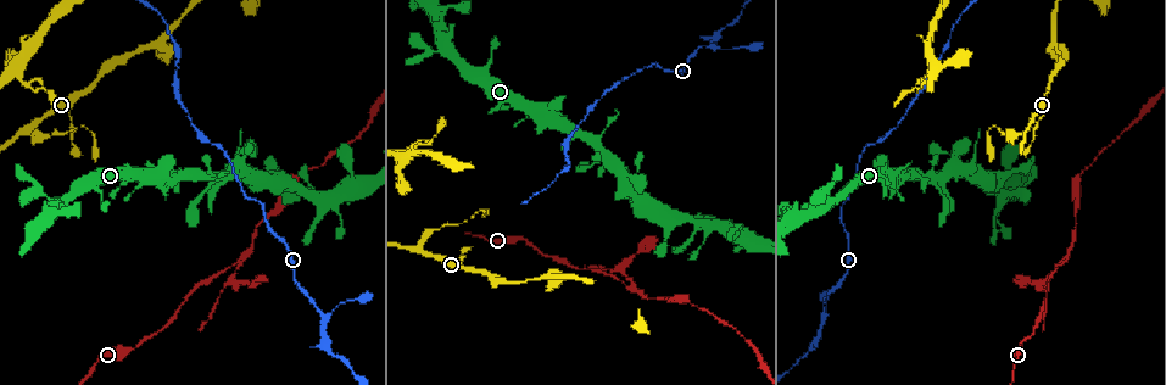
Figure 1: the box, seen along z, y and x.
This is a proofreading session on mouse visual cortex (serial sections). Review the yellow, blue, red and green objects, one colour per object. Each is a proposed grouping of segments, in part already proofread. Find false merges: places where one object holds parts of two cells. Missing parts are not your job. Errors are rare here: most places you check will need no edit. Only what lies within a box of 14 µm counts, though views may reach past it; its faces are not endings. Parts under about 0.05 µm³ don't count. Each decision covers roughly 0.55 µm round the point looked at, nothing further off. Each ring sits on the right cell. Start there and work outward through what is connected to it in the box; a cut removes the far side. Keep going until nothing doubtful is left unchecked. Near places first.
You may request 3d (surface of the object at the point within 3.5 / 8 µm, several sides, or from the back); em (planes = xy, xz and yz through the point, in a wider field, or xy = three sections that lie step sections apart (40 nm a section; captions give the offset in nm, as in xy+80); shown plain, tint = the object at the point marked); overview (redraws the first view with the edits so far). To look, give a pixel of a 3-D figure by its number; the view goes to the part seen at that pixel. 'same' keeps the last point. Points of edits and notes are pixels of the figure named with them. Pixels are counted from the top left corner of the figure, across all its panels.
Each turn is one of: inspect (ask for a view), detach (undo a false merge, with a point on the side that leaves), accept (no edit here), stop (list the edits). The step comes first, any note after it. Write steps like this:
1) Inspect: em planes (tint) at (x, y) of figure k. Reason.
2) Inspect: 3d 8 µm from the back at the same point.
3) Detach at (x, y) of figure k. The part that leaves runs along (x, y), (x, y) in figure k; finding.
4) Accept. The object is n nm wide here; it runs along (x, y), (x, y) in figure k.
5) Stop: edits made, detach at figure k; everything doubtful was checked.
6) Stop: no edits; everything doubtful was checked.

Inspect: 3d 8 µm at (240, 261) of figure 1.

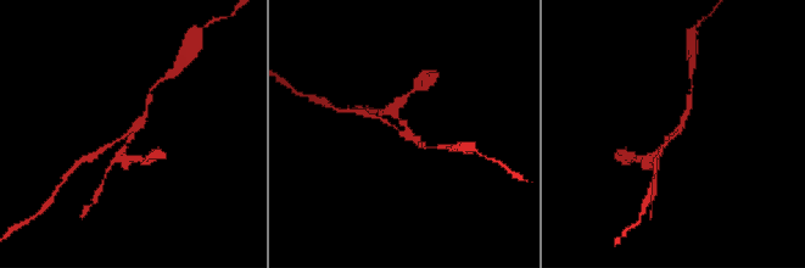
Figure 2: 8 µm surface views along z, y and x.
Inspect: em xy step 3 (tint) at (131, 133) of figure 2.

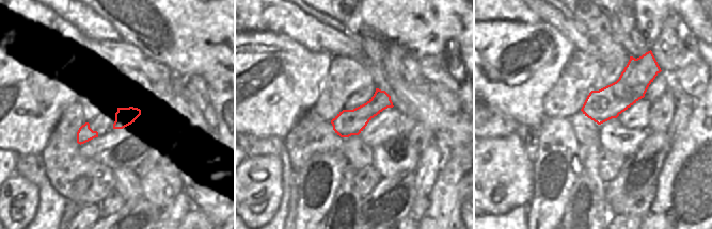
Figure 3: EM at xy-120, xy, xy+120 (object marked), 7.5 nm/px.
Detach at (395, 113) of figure 2. A second cell is stuck on.

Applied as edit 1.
Inspect: overview. See it whole again.

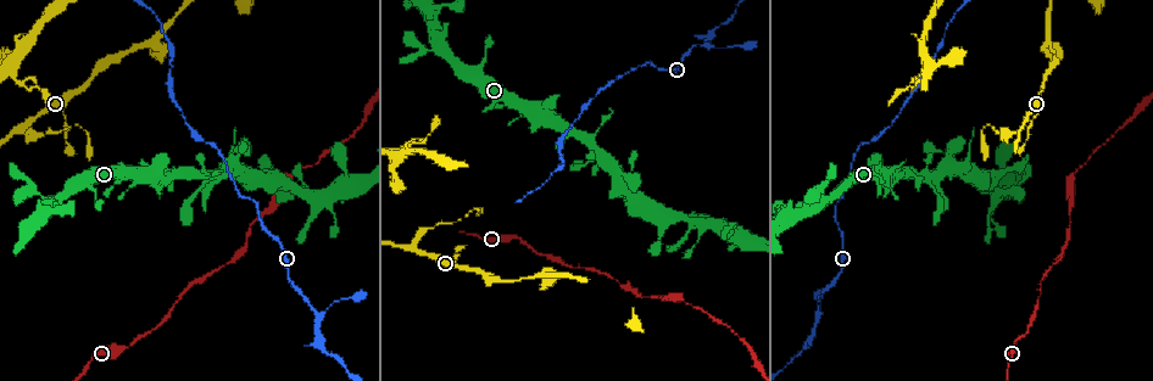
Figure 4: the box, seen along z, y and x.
Inspect: 3d 3.5 µm at (1050, 42) of figure 4. Three arms meet.

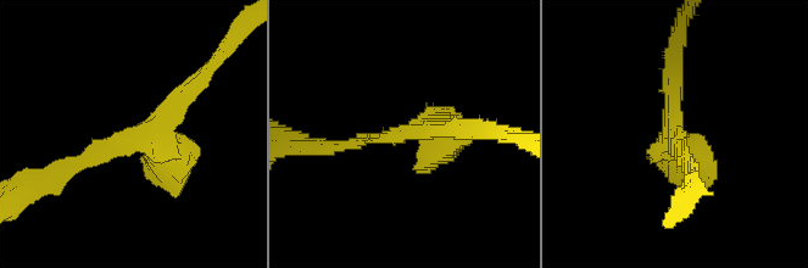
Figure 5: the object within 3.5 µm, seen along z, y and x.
Inspect: em planes (tint) at (677, 138) of figure 5. 3 arms meet here; the arms are 150, 200, 400 nm wide; shape alone is not enough.

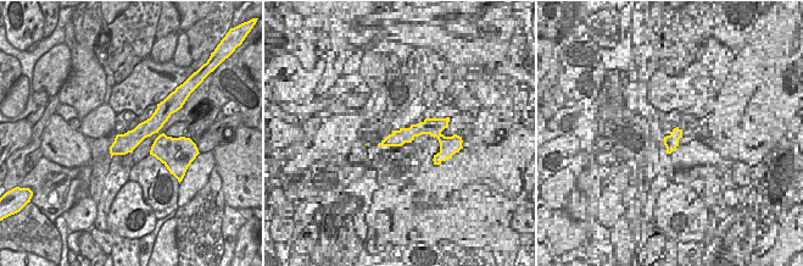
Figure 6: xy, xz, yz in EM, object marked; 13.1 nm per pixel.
Accept. It runs along (166, 140), (141, 131), (112, 150) in figure 6; one cell here.

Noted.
Inspect: 3d 3.5 µm from the back at (21, 126) of figure 4. Two arms in line, one across.

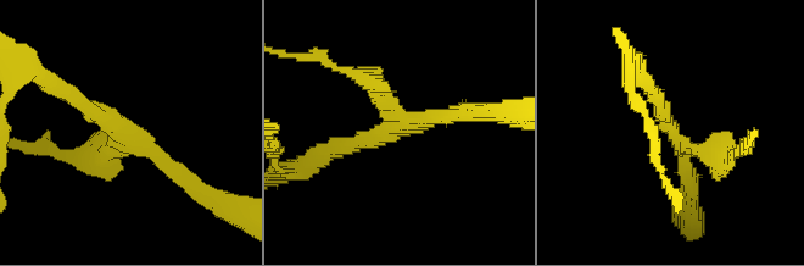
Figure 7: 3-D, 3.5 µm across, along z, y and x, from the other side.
Inspect: em xy step 5 (tint) at (675, 134) of figure 7. 3 arms meet here; the arms are 200, 200, 300 nm wide.

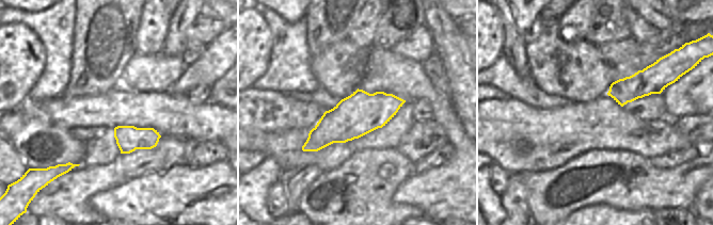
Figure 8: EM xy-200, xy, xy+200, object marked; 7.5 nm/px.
Detach at (355, 73) of figure 7. The part that leaves runs along (383, 101), (368, 79), (297, 57) in figure 7; a second cell is stuck on.

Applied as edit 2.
Inspect: 3d 3.5 µm at (816, 314) of figure 4. Three arms meet.

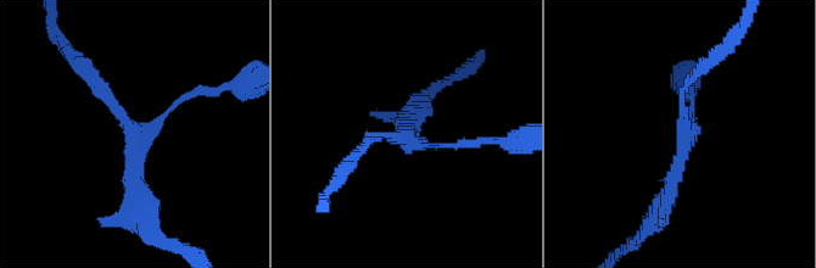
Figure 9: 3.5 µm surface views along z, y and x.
Inspect: em xy step 3 (tint) at (685, 131) of figure 9. 3 arms meet here; the arms are 100, 150, 200 nm wide; need the tissue.

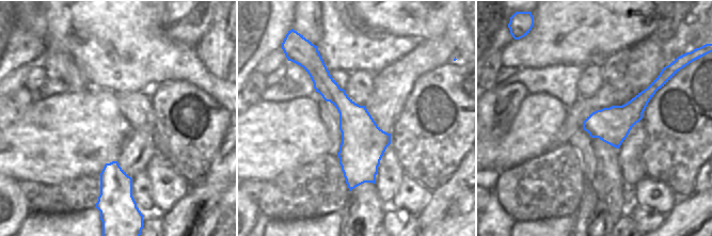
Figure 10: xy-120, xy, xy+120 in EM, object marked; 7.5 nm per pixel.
Accept. It runs along (84, 65), (133, 129), (140, 207) in figure 9; all the same cell.

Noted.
Stop: edits made, detach at figure 2, detach at figure 7; everything doubtful was checked.

